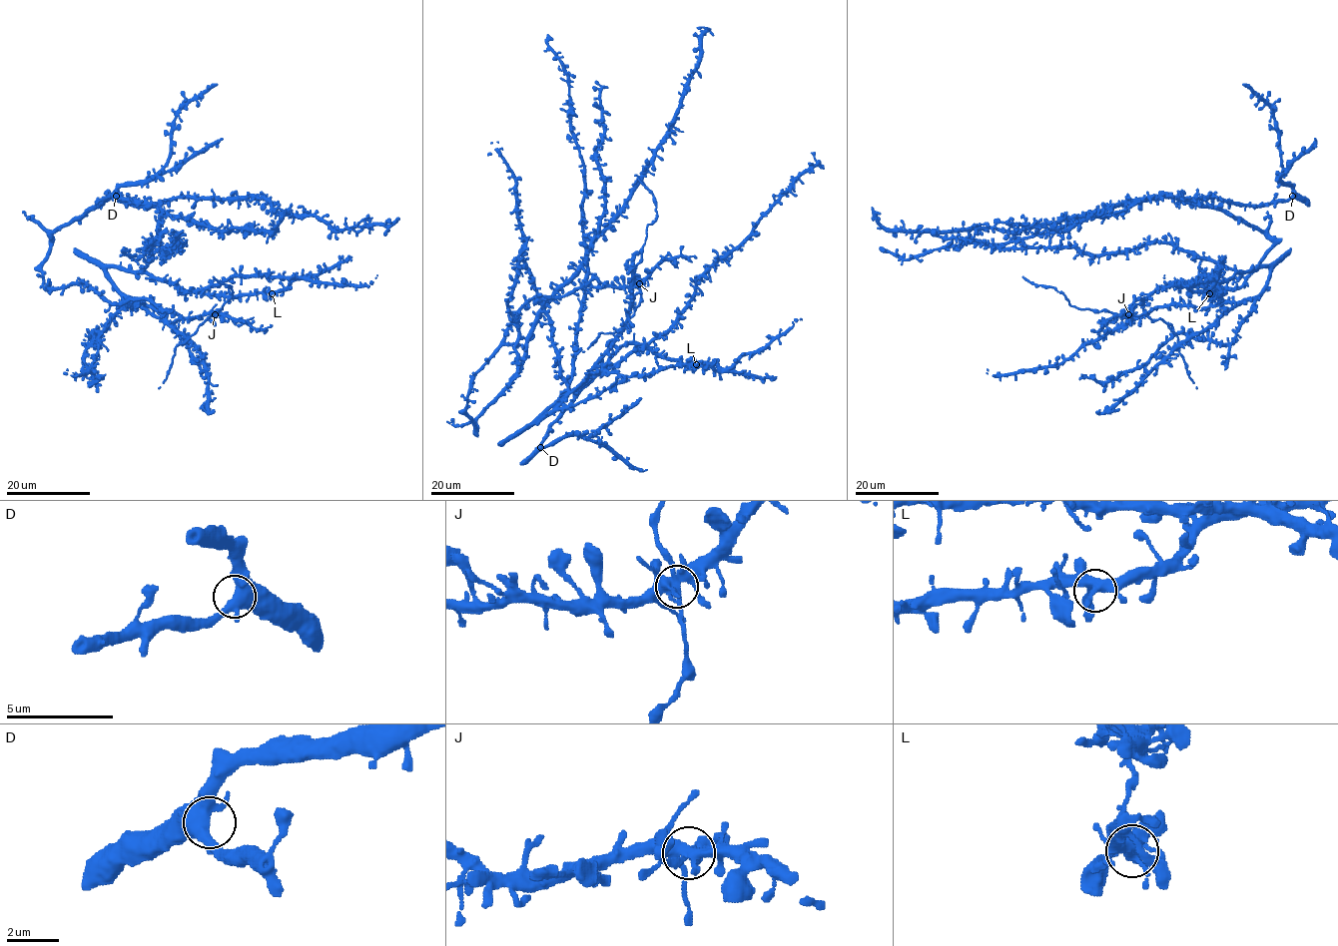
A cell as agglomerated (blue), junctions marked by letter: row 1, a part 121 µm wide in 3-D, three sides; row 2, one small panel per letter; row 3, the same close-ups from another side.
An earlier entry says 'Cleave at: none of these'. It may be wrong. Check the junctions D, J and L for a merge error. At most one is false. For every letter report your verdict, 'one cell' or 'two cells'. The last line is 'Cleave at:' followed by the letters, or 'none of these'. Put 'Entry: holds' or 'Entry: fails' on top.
Entry: holds
D: one cell
J: one cell
L: one cell
Cleave at: none of these

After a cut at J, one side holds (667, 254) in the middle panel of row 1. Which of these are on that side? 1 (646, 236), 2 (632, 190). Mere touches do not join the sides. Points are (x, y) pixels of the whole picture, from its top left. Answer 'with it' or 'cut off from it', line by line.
1: cut off from it
2: with it

